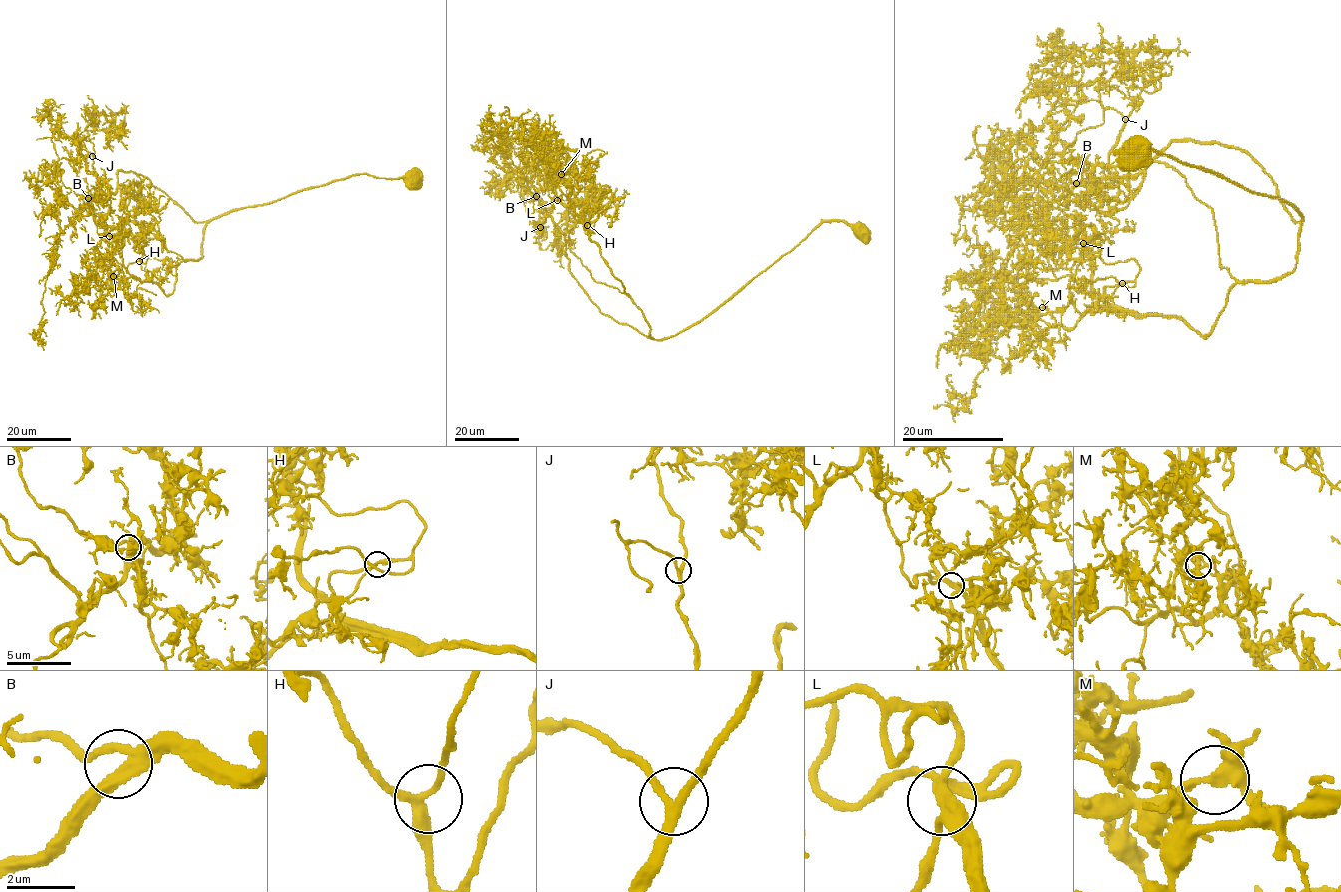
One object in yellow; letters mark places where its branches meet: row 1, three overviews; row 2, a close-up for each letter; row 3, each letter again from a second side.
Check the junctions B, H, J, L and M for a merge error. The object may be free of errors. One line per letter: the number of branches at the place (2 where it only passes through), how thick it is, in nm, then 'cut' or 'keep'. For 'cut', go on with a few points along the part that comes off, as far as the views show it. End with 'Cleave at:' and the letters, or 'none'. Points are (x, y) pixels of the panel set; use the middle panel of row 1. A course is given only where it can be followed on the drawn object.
B: branches 3; calibre 320 nm; keep
H: branches 3; calibre 240 nm; keep
J: branches 3; calibre 240 nm; keep
L: branches 3; calibre 280 nm; keep
M: branches 3; calibre 320 nm; keep
Cleave at: none

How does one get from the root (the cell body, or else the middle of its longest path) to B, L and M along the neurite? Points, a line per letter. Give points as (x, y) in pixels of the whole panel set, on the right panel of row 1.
B: (1134, 153), (1117, 153), (1149, 147), (1301, 219), (1246, 152), (1218, 143), (1173, 140), (1134, 174), (1076, 183)
L: (1134, 153), (1117, 153), (1285, 200), (1296, 267), (1239, 281), (1203, 336), (1114, 308), (1084, 243)
M: (1134, 153), (1285, 200), (1296, 267), (1239, 281), (1203, 336), (1042, 307)

